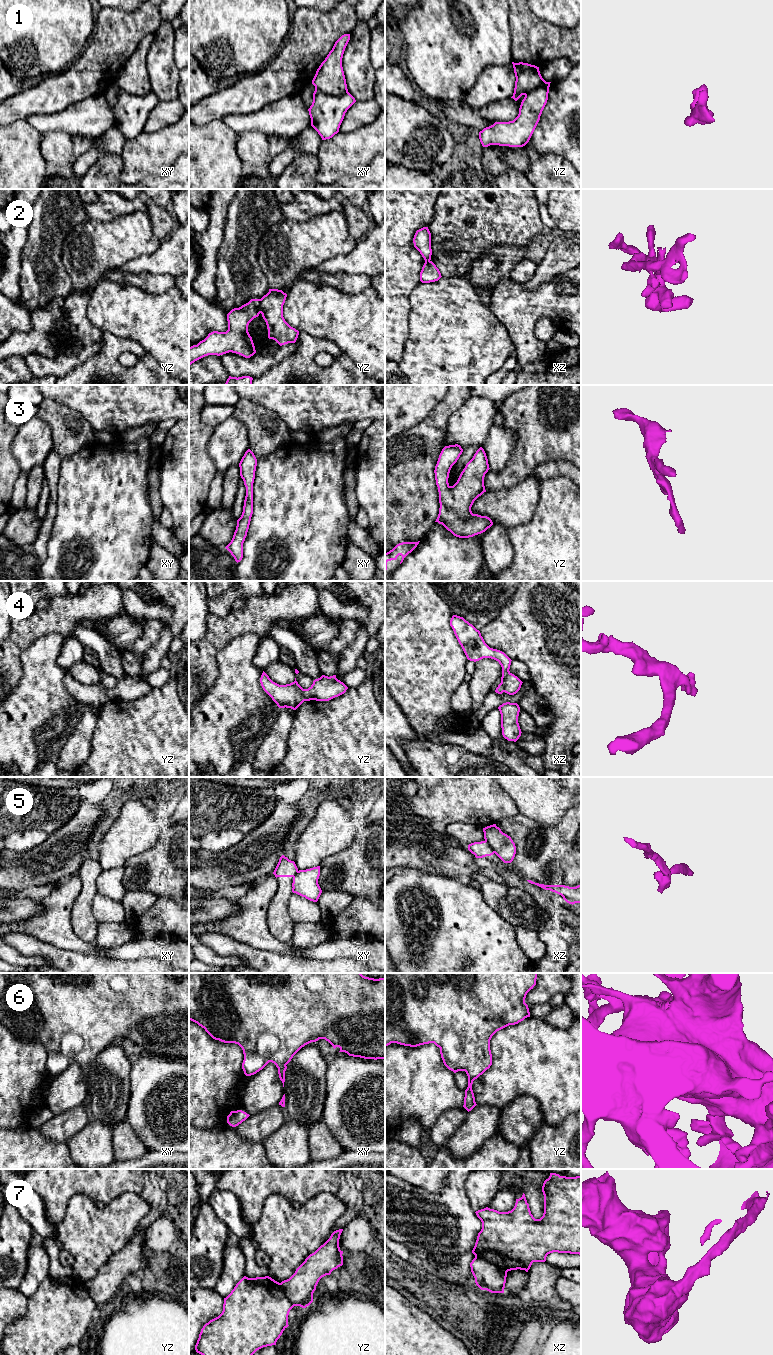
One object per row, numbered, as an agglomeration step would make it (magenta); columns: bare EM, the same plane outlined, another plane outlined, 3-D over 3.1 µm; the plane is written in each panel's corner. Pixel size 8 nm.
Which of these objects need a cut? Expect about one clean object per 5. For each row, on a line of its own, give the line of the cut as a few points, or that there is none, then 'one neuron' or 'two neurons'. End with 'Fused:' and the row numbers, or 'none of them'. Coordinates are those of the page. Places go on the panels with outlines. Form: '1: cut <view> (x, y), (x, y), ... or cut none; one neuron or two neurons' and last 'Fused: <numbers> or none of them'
1: cut xy (315, 87), (331, 95), (342, 95), (347, 91); two neurons
2: cut yz (259, 299), (259, 309), (261, 312); two neurons
3: cut none; one neuron
4: cut yz (303, 689), (305, 700); two neurons
5: cut xz (485, 840), (494, 852); two neurons
6: cut none; one neuron
7: cut xz (475, 1256), (484, 1258), (507, 1271); two neurons
Fused: 1, 2, 4, 5, 7

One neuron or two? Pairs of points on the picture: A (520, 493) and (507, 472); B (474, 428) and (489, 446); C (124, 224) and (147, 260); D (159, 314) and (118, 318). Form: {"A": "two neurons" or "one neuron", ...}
{"A": "two neurons", "B": "two neurons", "C": "two neurons", "D": "one neuron"}

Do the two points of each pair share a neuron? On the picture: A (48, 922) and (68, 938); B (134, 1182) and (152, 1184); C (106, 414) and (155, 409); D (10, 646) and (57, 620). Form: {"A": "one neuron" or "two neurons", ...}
{"A": "one neuron", "B": "two neurons", "C": "one neuron", "D": "one neuron"}

